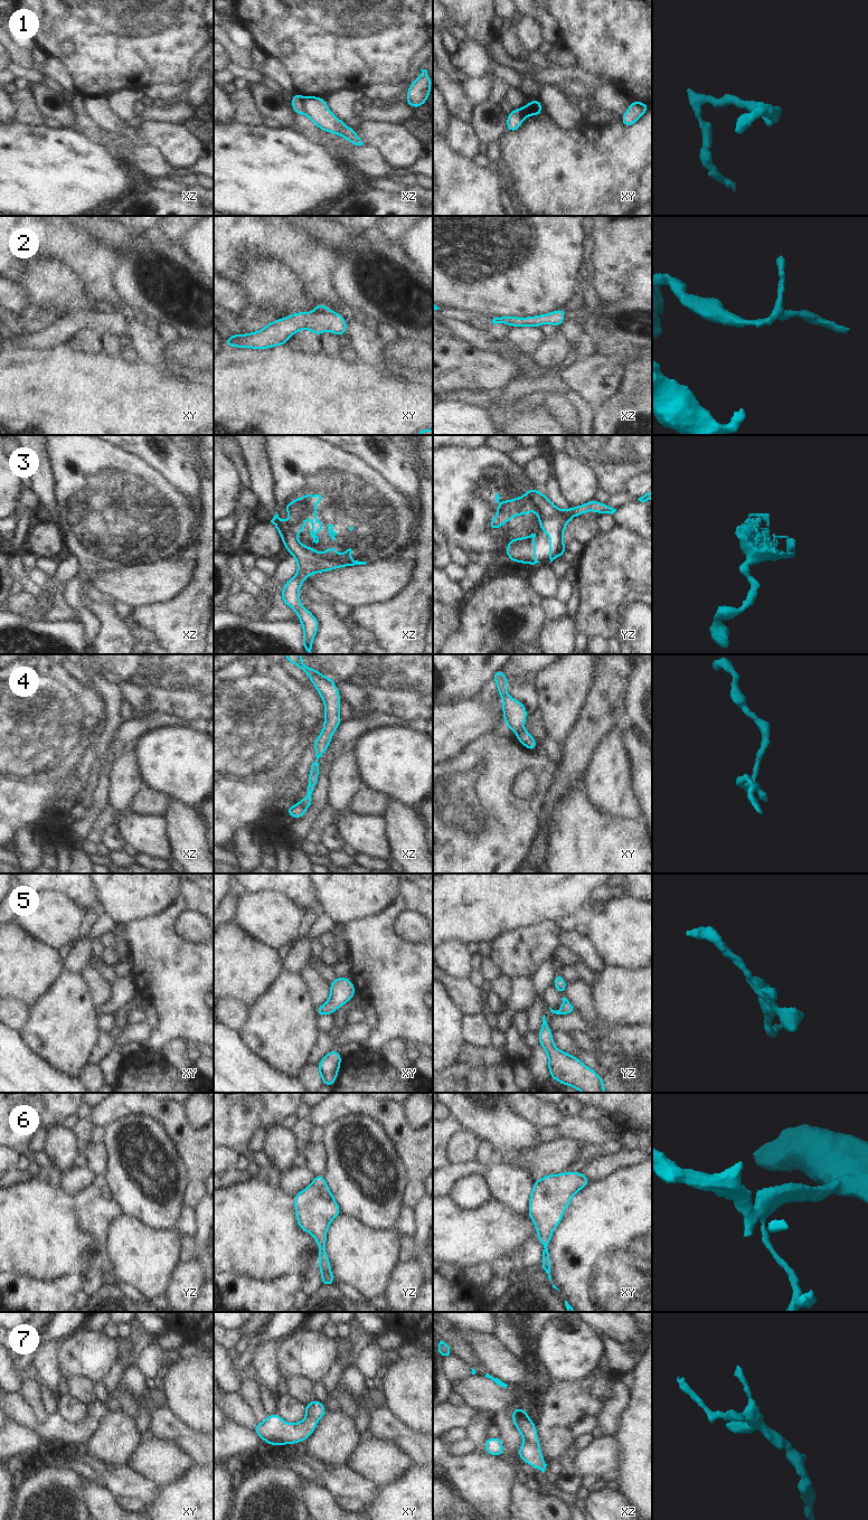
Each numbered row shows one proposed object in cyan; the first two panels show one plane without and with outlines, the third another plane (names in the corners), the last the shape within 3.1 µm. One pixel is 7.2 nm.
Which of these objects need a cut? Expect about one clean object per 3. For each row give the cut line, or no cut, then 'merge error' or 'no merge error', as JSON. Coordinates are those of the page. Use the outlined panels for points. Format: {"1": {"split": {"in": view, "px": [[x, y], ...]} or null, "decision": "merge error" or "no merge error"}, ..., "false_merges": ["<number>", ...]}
{"1": {"split": {"in": "xz", "px": [[303, 97], [303, 111], [305, 114]]}, "decision": "merge error"}, "2": {"split": null, "decision": "no merge error"}, "3": {"split": null, "decision": "no merge error"}, "4": {"split": {"in": "xy", "px": [[522, 729], [516, 737]]}, "decision": "merge error"}, "5": {"split": null, "decision": "no merge error"}, "6": {"split": null, "decision": "no merge error"}, "7": {"split": {"in": "xz", "px": [[524, 1442], [539, 1450]]}, "decision": "merge error"}, "false_merges": ["1", "4", "7"]}

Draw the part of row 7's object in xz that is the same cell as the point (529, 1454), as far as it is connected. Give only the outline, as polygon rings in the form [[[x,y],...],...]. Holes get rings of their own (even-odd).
[[[525,1443],[518,1448],[520,1460],[528,1463],[531,1467],[540,1470],[542,1473],[547,1464],[544,1462],[544,1454],[534,1445],[526,1445]]]

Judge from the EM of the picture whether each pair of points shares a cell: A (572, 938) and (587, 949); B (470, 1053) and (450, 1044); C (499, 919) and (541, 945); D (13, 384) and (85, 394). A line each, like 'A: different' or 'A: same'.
A: same
B: different
C: different
D: same

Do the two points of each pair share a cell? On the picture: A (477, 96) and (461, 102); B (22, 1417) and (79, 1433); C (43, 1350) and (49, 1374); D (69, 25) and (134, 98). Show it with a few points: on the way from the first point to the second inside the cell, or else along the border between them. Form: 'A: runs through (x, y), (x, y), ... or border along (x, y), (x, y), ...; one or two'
A: border along (459, 84), (463, 95), (472, 106); two
B: runs through (37, 1427), (65, 1433); one
C: runs through (45, 1356), (47, 1368); one
D: border along (140, 90), (116, 90), (105, 98); two

